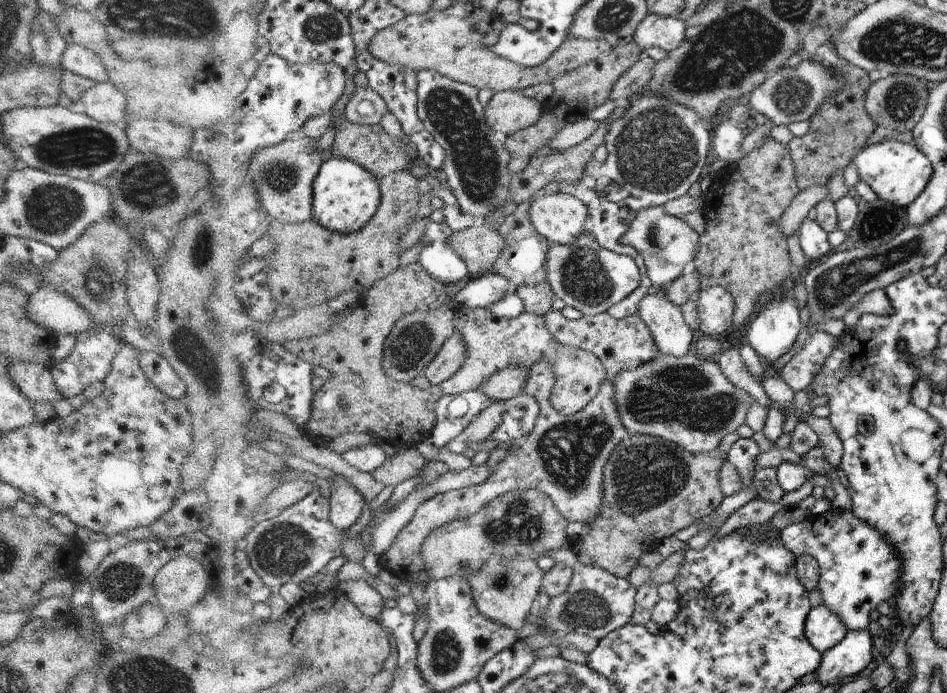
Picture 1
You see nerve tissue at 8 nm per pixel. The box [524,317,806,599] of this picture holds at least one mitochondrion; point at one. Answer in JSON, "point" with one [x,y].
{"point":[681,395]}

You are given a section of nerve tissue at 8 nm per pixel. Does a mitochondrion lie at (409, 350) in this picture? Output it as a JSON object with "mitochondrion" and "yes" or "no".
{"mitochondrion":"yes"}

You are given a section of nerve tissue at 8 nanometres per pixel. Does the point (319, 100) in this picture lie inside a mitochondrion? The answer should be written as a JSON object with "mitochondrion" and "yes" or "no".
{"mitochondrion":"no"}

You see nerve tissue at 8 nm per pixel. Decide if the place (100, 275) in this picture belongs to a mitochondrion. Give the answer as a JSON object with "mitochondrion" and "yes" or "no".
{"mitochondrion":"yes"}

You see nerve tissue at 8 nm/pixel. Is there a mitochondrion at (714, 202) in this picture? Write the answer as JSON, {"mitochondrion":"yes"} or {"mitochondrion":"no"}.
{"mitochondrion":"no"}

